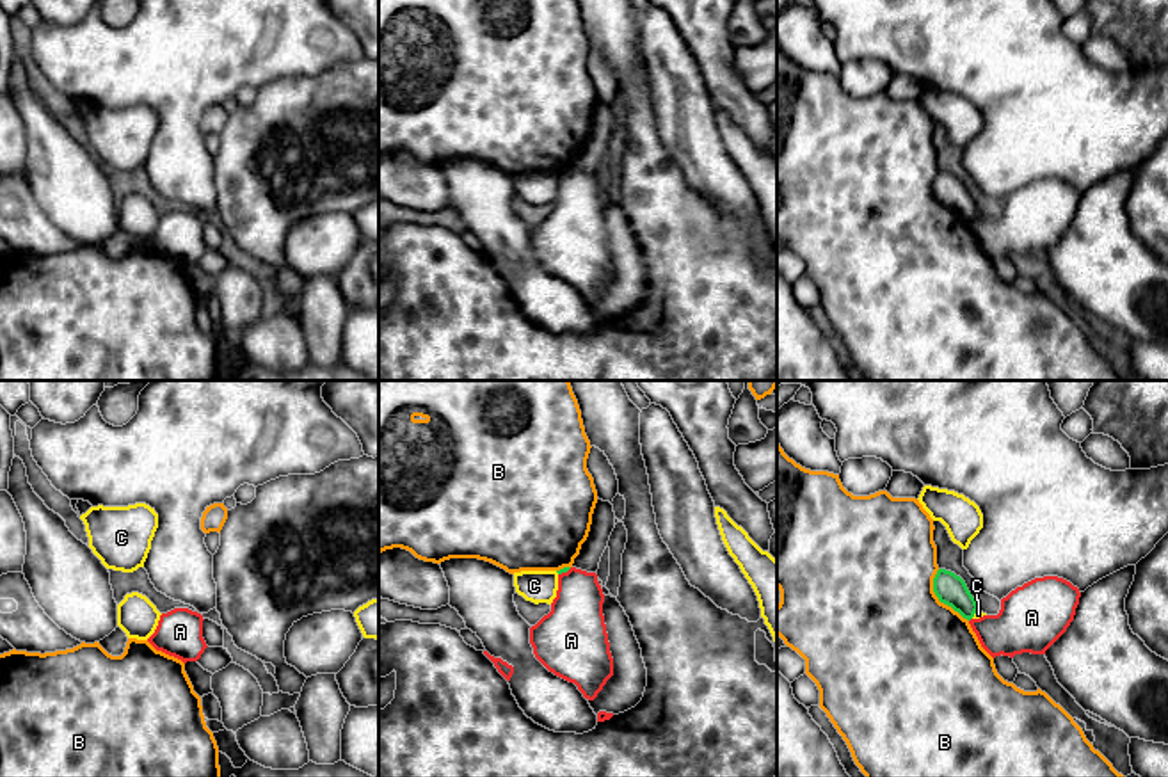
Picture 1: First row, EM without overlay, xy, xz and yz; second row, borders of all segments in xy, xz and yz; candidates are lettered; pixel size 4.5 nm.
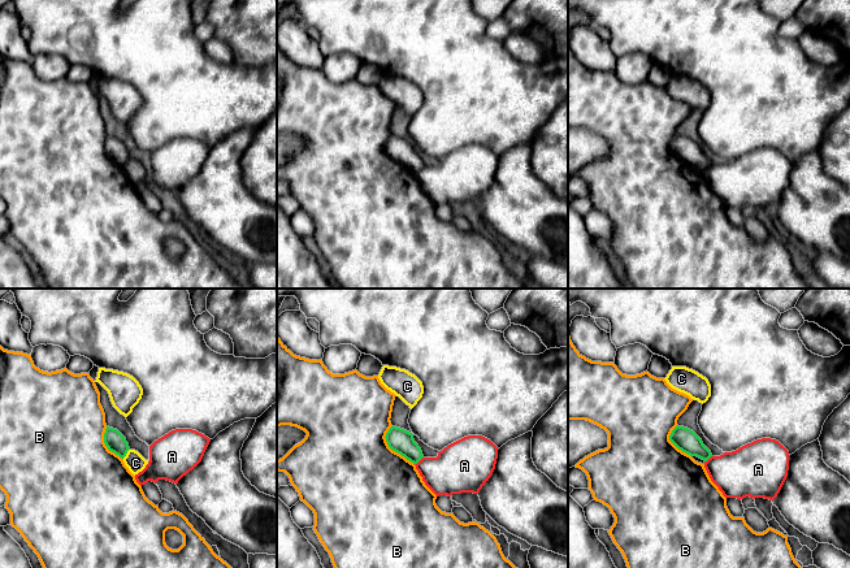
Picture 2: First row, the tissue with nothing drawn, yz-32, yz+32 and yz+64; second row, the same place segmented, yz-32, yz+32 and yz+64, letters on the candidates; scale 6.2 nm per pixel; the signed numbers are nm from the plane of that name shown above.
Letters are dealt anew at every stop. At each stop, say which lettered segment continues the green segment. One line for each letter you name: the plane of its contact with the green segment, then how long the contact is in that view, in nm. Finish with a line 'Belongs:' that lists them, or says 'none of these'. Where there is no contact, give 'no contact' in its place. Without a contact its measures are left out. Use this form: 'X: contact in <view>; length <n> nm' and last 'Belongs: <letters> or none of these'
Belongs: none of these

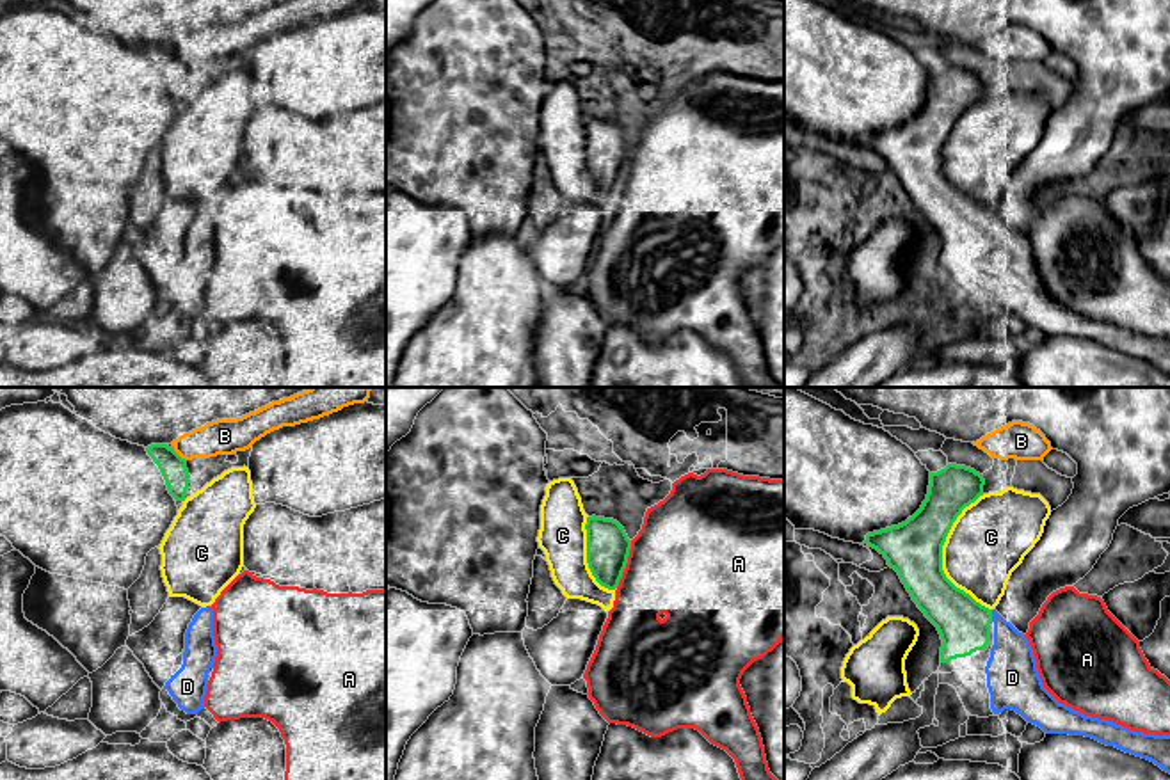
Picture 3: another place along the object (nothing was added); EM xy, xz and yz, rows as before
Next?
D: contact in yz; length 60 nm
Belongs: D

